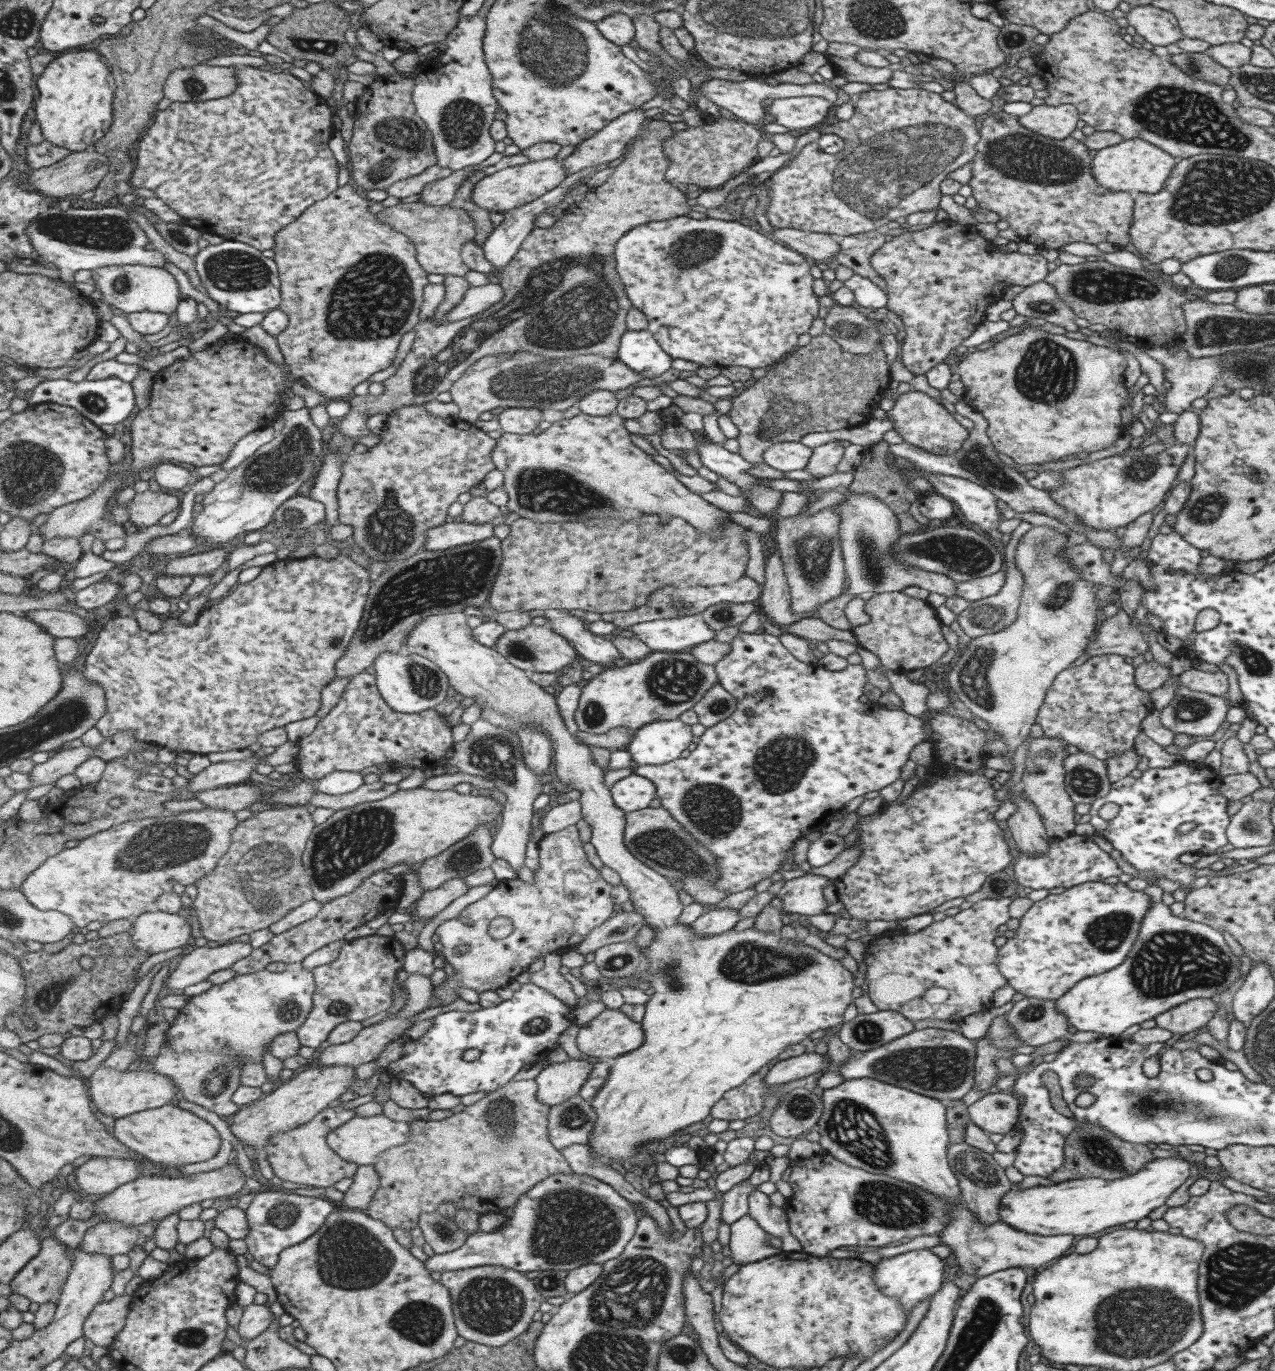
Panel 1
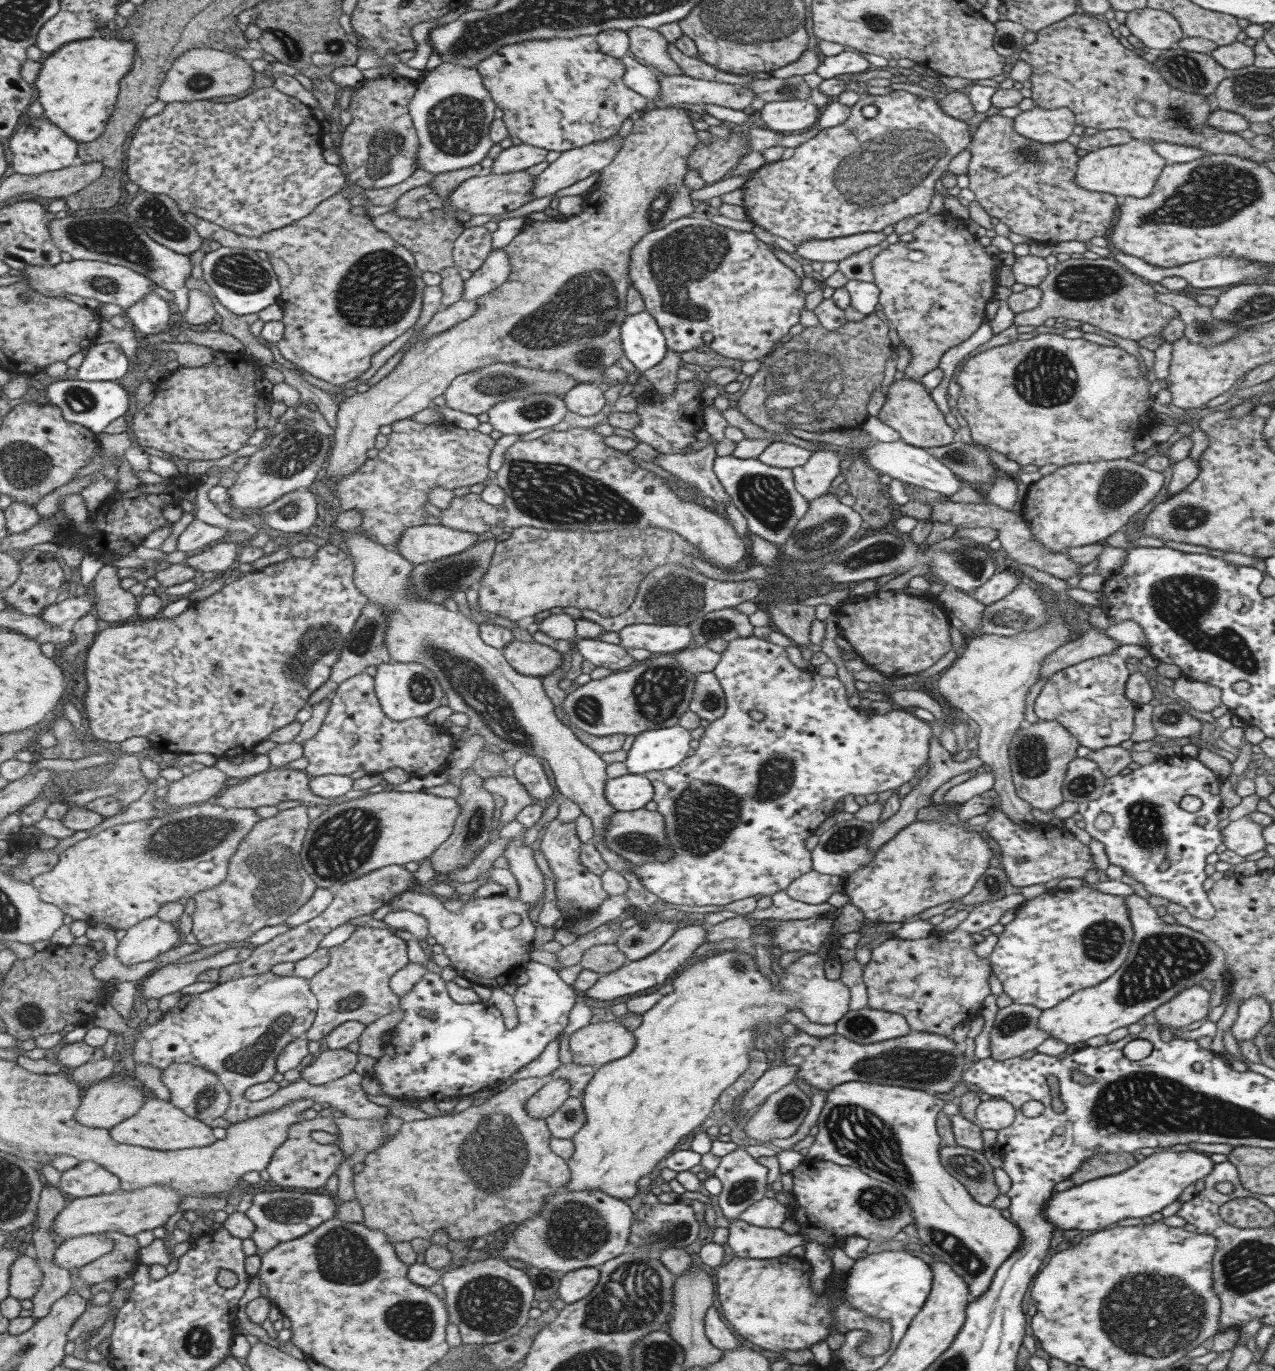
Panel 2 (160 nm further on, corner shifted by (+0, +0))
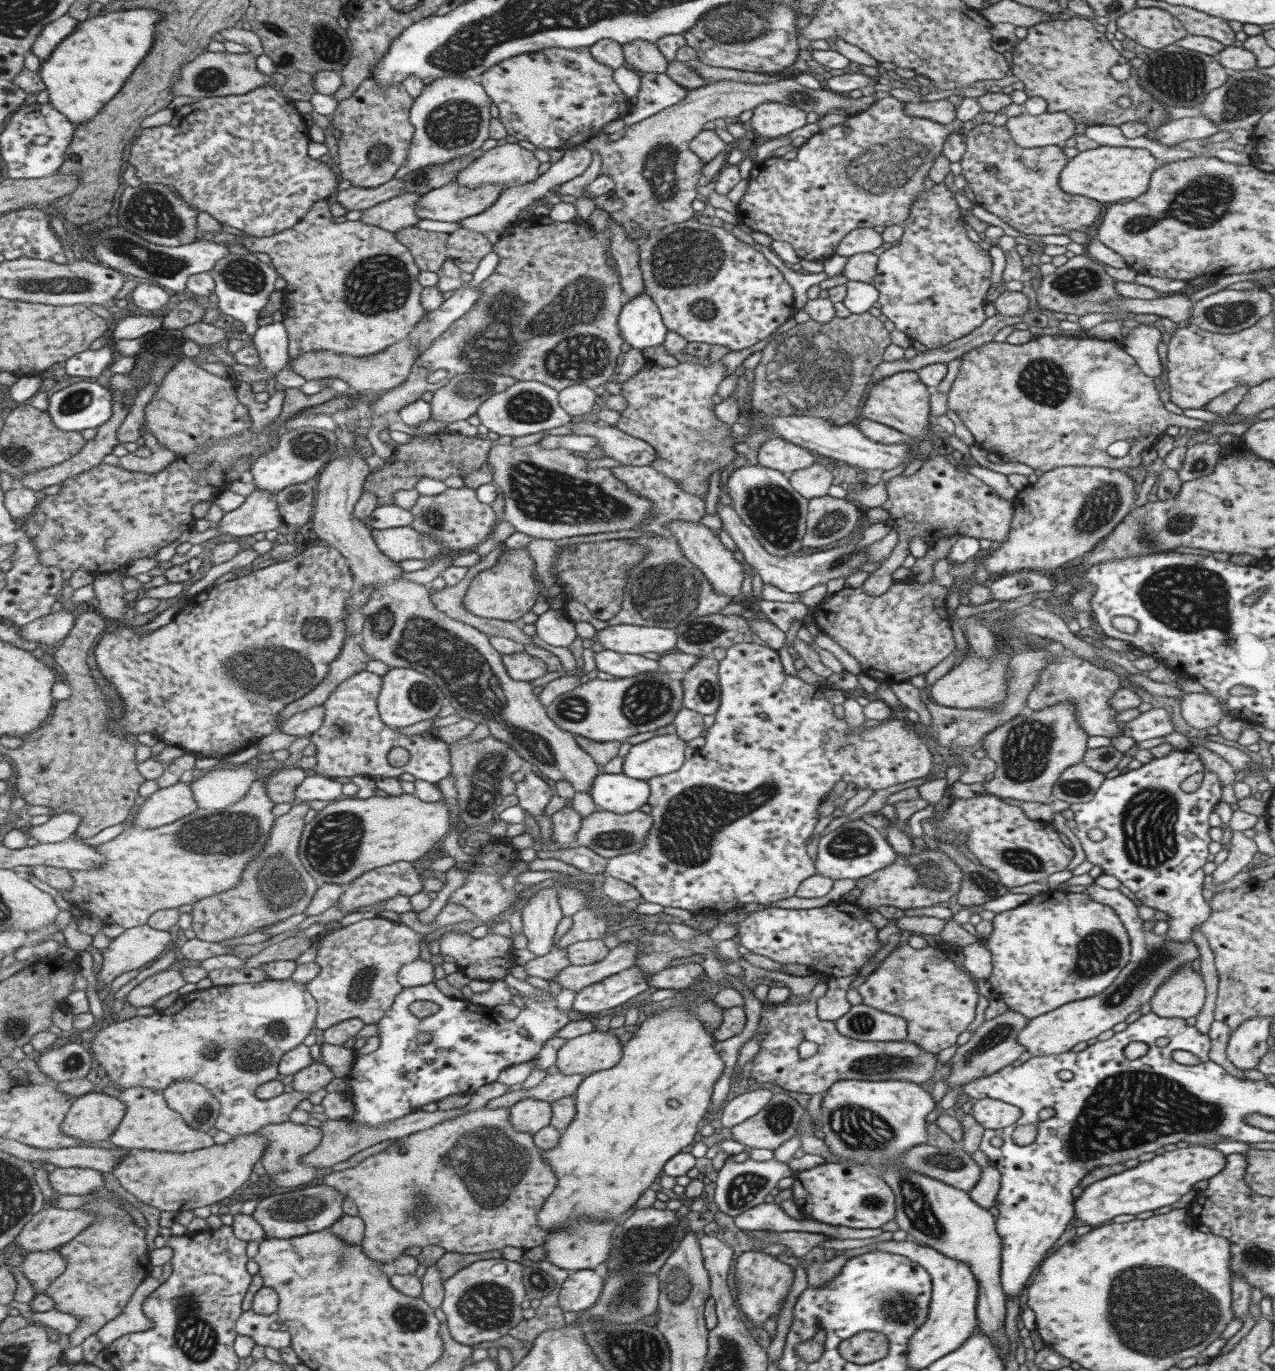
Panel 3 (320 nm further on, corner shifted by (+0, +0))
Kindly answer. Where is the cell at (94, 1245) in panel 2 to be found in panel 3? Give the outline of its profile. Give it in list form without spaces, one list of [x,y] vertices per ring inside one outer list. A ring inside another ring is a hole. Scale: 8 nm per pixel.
[[[57,1249],[28,1253],[21,1271],[31,1282],[34,1291],[45,1294],[54,1280],[68,1267],[66,1258]]]

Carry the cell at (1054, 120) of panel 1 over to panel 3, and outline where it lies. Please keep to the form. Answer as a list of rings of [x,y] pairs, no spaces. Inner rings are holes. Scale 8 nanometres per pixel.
[[[1022,112],[1009,117],[1004,127],[1021,148],[1063,146],[1067,138],[1075,136],[1074,120],[1065,112],[1044,112],[1036,116]]]

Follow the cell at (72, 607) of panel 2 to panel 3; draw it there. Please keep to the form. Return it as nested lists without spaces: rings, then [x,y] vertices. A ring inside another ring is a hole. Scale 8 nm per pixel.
[[[63,608],[58,613],[51,613],[26,624],[21,630],[20,635],[25,640],[38,642],[39,646],[49,649],[59,645],[74,627],[75,616],[71,613],[72,609]]]

